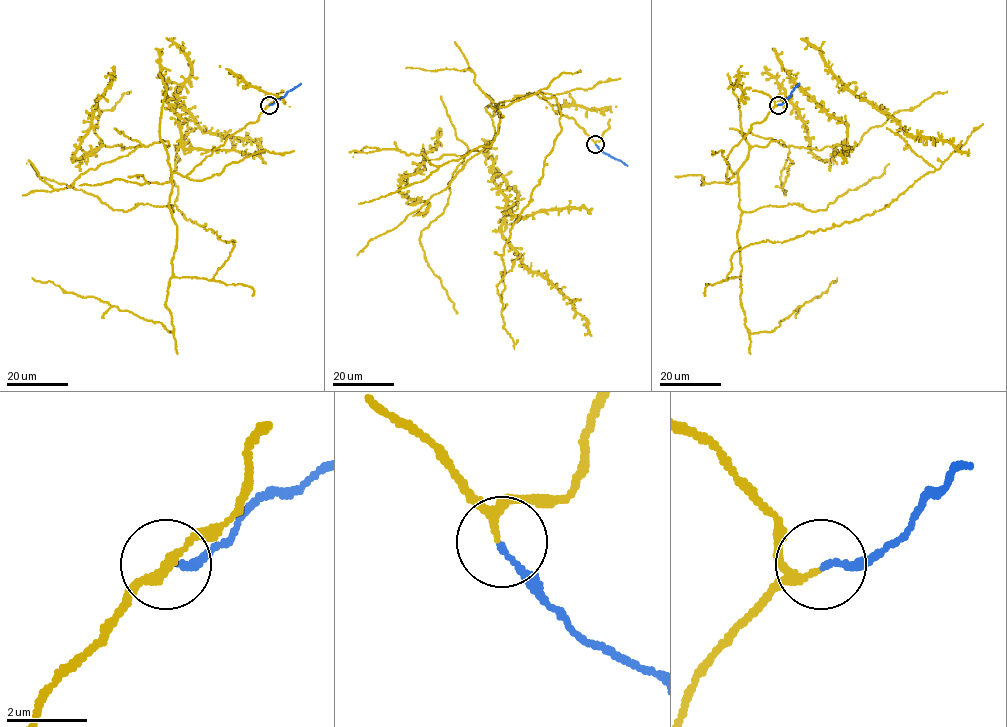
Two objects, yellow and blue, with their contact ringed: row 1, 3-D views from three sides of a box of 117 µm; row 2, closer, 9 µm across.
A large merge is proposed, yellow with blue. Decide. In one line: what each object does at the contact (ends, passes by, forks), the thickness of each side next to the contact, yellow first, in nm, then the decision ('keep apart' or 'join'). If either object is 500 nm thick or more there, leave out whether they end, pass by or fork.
yellow passes by; blue ends there; 160 nm thick on the yellow side, 150 nm on the other; join

